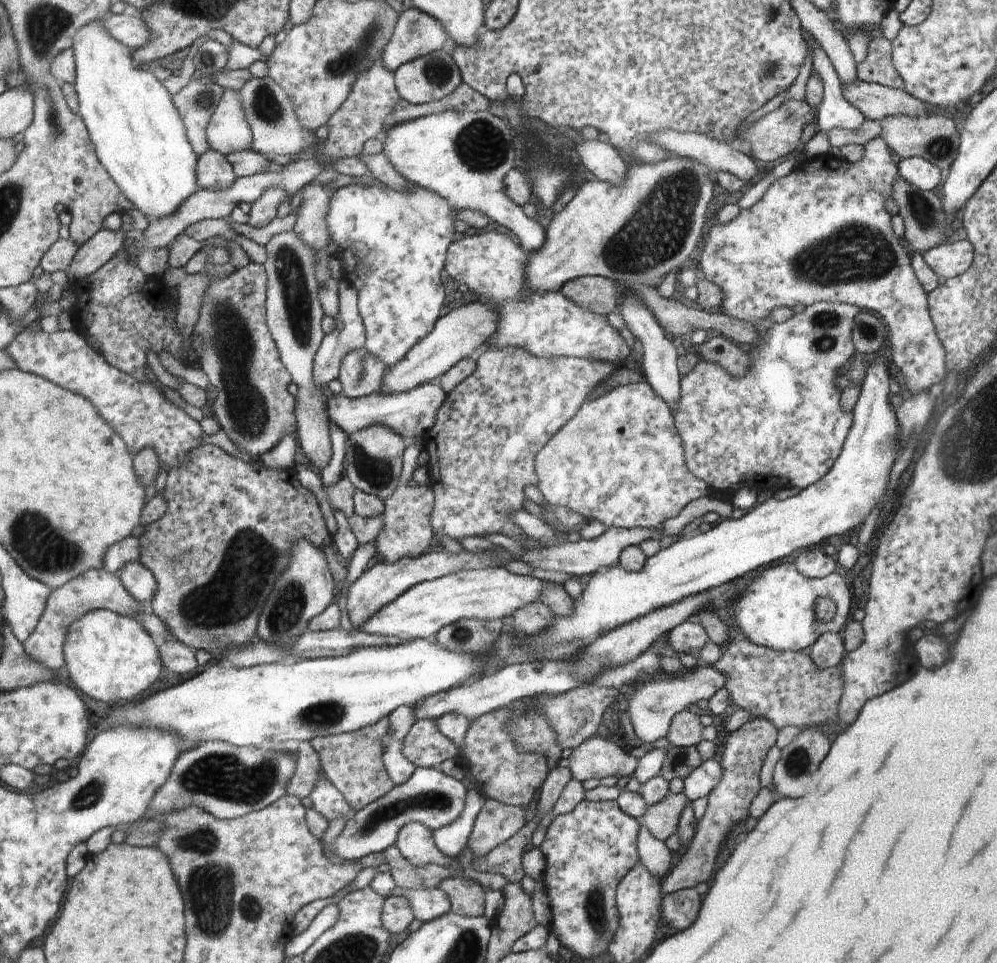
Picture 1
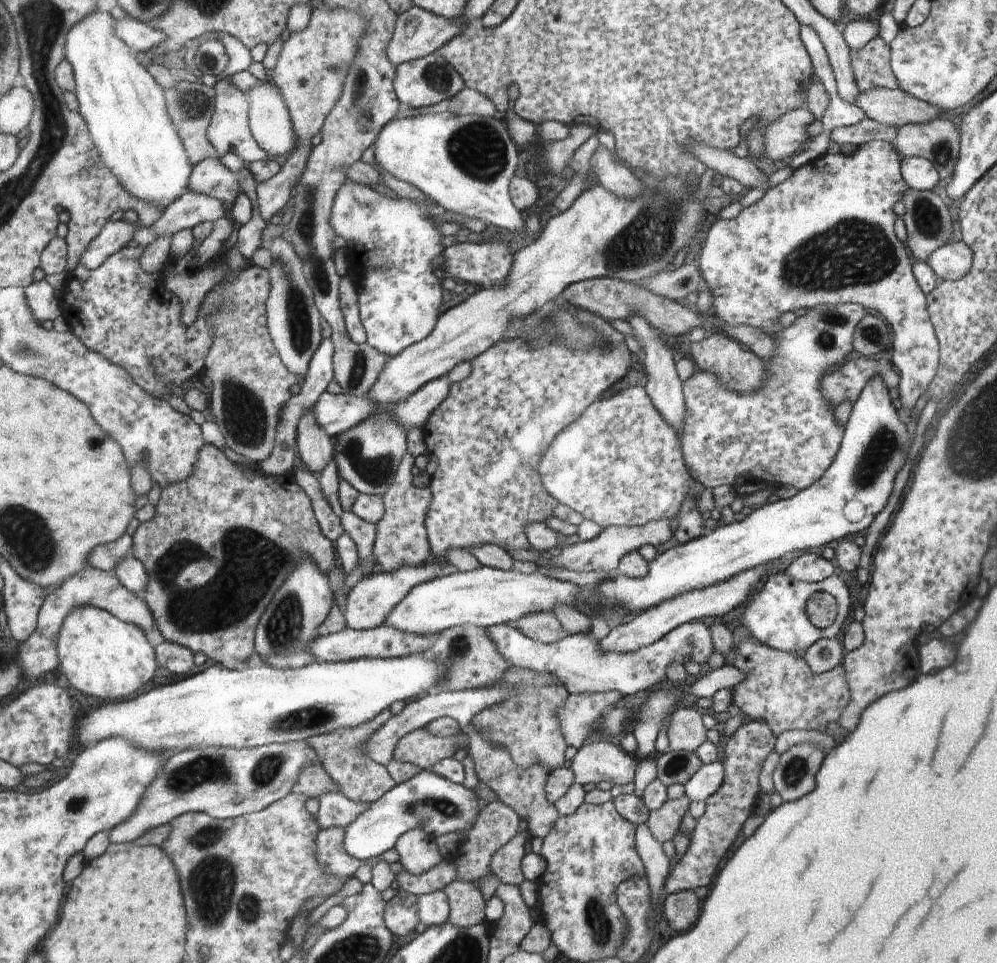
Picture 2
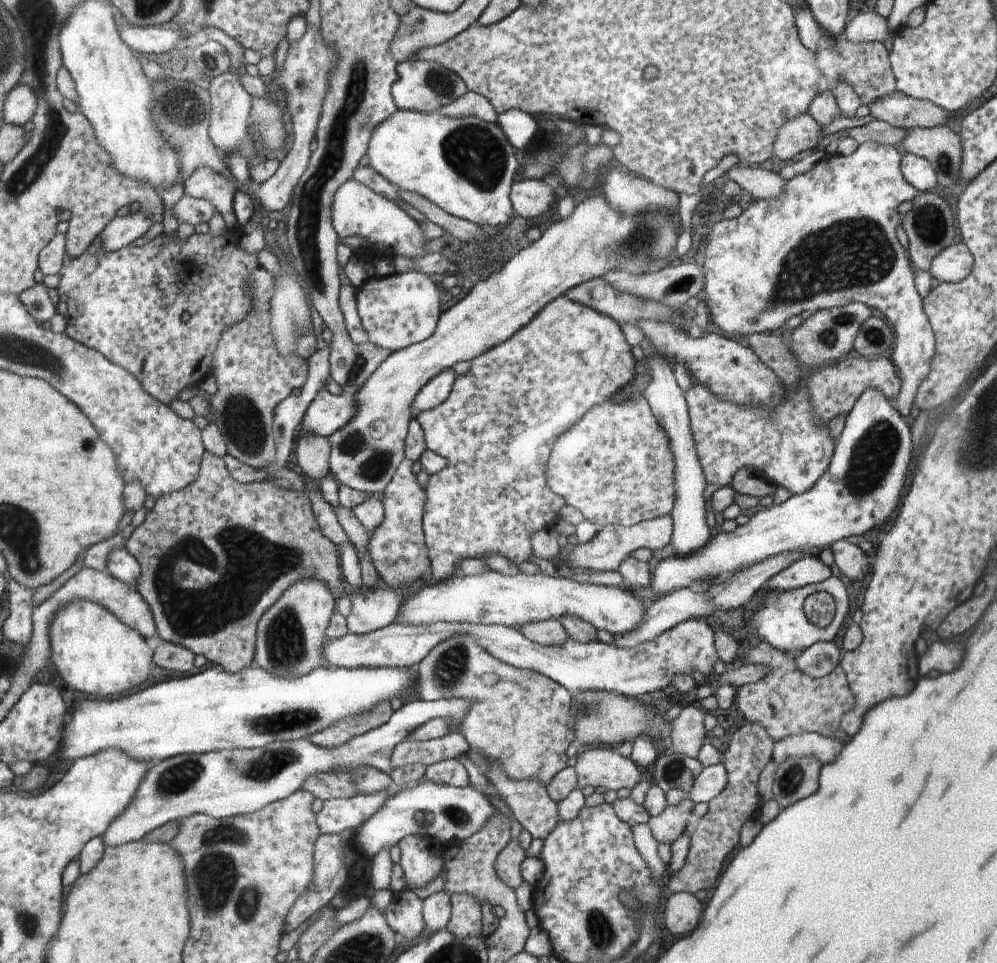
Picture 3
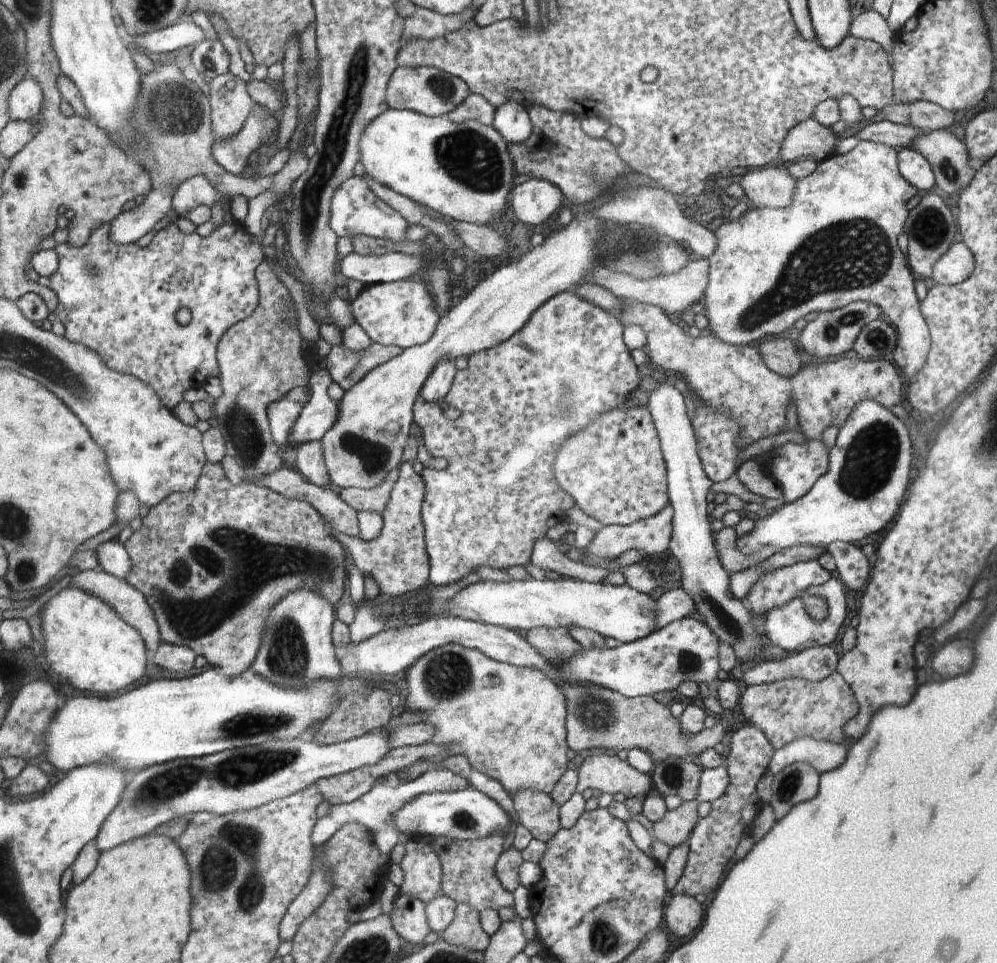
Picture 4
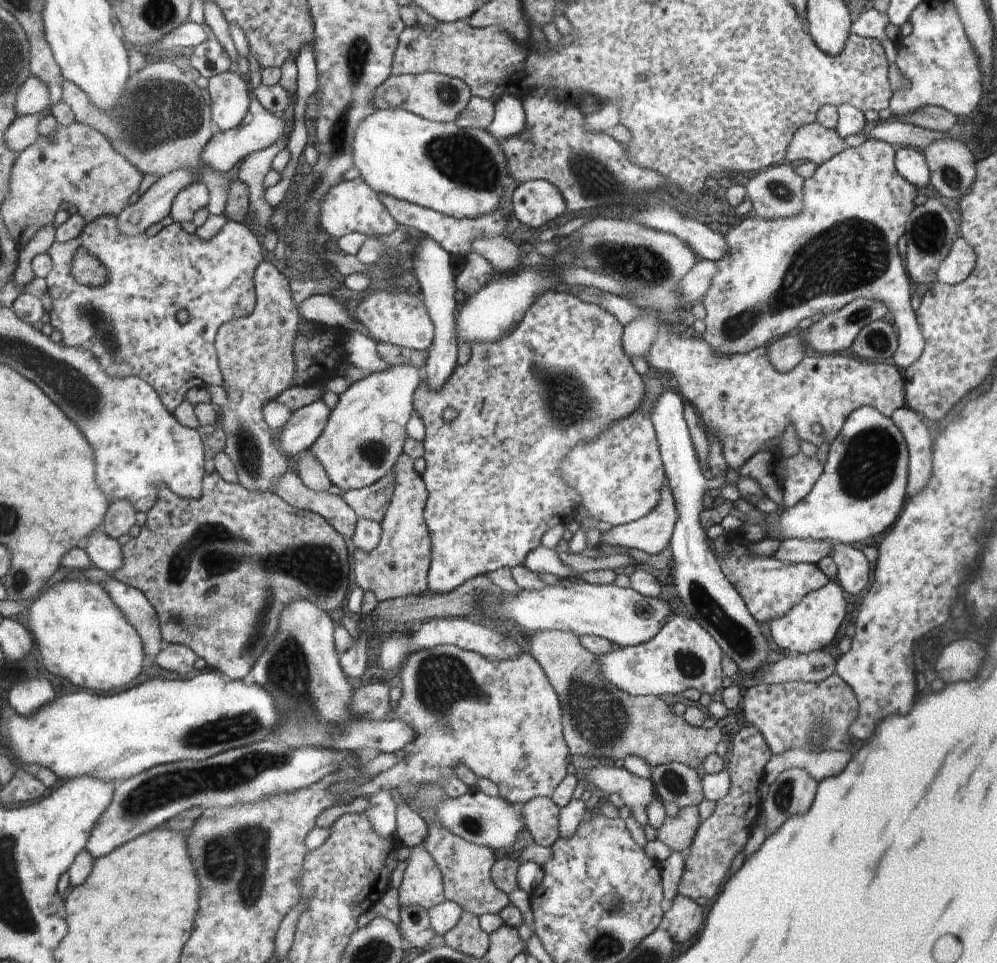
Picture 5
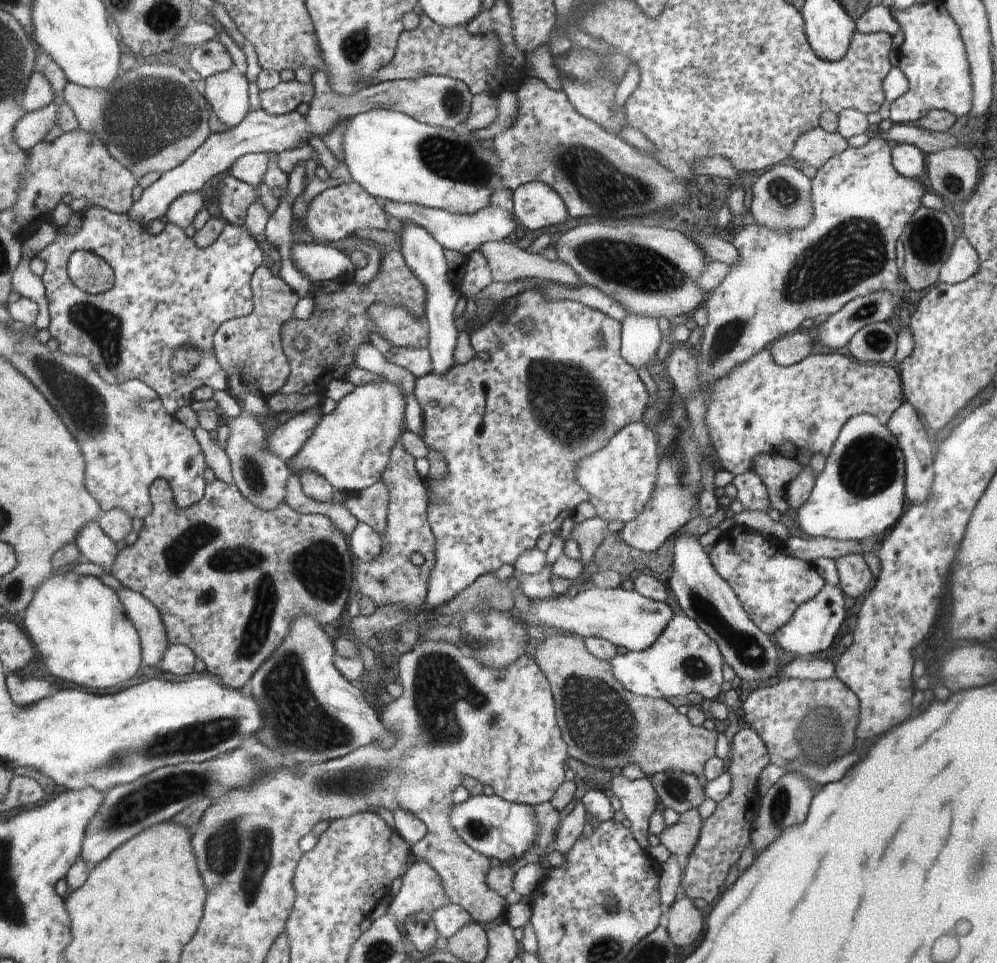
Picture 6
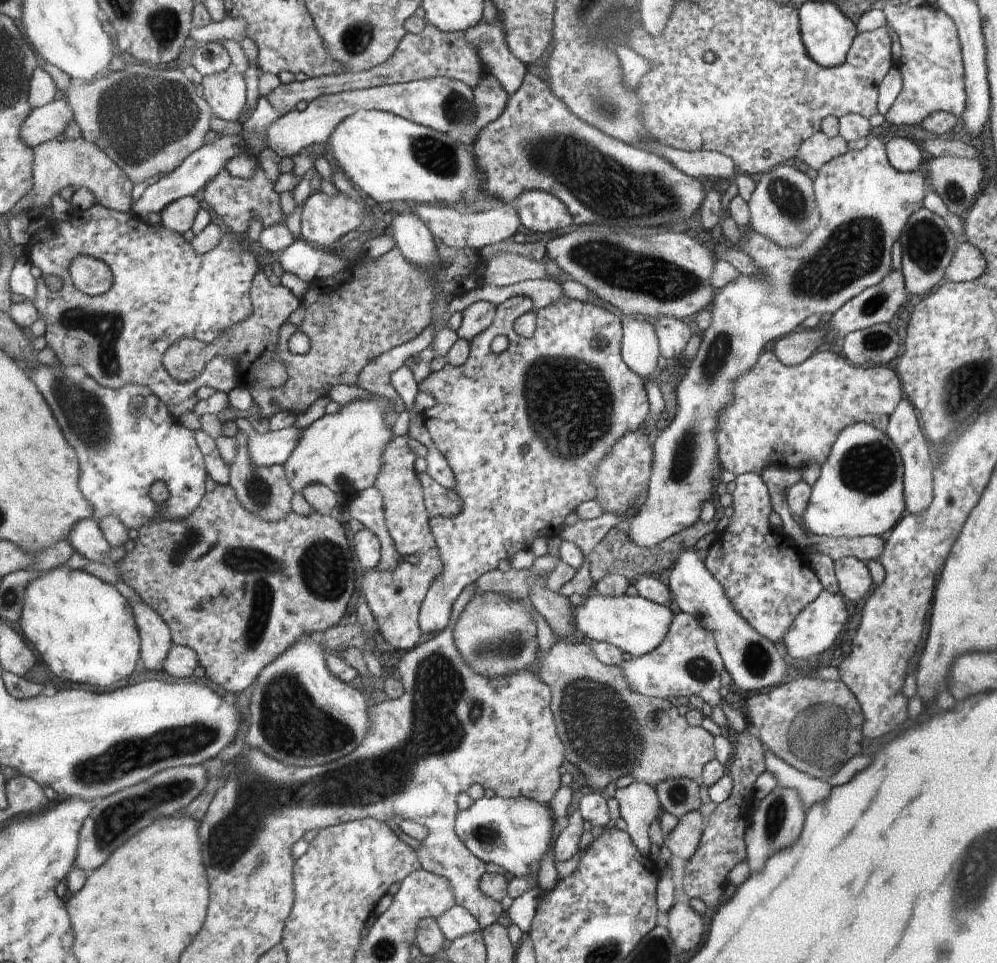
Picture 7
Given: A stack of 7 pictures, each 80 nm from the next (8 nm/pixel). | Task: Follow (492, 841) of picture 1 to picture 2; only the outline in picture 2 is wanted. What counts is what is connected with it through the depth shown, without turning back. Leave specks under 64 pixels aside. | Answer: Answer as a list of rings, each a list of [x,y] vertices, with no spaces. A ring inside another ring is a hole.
[[[499,800],[490,802],[486,806],[482,804],[474,825],[471,826],[469,831],[468,842],[458,845],[458,854],[460,856],[454,860],[454,864],[458,866],[457,880],[472,882],[477,886],[477,880],[490,876],[492,854],[504,846],[504,844],[507,844],[508,840],[511,840],[522,827],[523,823],[520,816],[510,806],[503,804]]]

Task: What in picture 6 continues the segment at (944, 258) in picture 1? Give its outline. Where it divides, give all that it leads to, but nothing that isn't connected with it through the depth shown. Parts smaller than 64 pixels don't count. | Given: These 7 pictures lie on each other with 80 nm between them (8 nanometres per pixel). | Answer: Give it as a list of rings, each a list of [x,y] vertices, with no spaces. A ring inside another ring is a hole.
[[[958,238],[950,254],[949,261],[942,266],[941,283],[956,285],[976,274],[978,270],[978,254],[966,238]]]

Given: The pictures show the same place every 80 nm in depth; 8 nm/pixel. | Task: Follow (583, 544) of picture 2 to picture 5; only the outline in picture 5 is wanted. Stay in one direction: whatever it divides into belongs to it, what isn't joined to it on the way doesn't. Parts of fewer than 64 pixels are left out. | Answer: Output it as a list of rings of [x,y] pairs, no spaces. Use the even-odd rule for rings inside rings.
[[[668,478],[665,482],[665,488],[662,489],[661,504],[653,510],[652,513],[646,514],[646,517],[626,525],[614,525],[613,528],[604,532],[600,536],[596,551],[592,555],[599,555],[604,546],[614,546],[614,548],[626,548],[626,550],[645,551],[646,554],[654,555],[661,553],[669,547],[672,541],[673,531],[677,527],[680,512],[677,510],[677,502],[673,496],[673,490],[668,486]]]

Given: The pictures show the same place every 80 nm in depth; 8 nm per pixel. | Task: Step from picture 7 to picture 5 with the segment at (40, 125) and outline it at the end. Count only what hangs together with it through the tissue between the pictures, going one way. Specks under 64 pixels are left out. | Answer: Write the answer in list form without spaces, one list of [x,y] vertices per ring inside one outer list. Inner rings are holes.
[[[50,109],[45,113],[34,116],[19,116],[14,125],[10,126],[9,130],[6,130],[6,142],[12,148],[12,151],[22,153],[30,148],[32,144],[38,143],[40,124],[49,113],[51,113]]]

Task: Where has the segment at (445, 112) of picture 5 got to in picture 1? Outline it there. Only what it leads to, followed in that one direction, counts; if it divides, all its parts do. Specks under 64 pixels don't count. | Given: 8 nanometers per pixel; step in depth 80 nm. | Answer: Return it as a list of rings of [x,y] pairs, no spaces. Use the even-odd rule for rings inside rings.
[[[442,49],[406,63],[394,74],[400,98],[404,98],[406,102],[413,105],[427,104],[449,97],[462,84],[461,70],[459,70],[457,62],[452,58],[452,54],[448,54]]]

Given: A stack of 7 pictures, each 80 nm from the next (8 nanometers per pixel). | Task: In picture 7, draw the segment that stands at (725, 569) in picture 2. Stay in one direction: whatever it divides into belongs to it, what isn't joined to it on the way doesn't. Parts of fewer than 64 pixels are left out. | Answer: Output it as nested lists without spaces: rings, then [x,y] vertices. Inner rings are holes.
[[[852,423],[842,429],[833,445],[828,460],[821,466],[819,479],[812,486],[812,499],[803,514],[805,524],[811,533],[826,536],[876,535],[884,538],[884,532],[892,530],[904,514],[904,494],[900,490],[902,464],[896,445],[878,428],[868,423]]]

